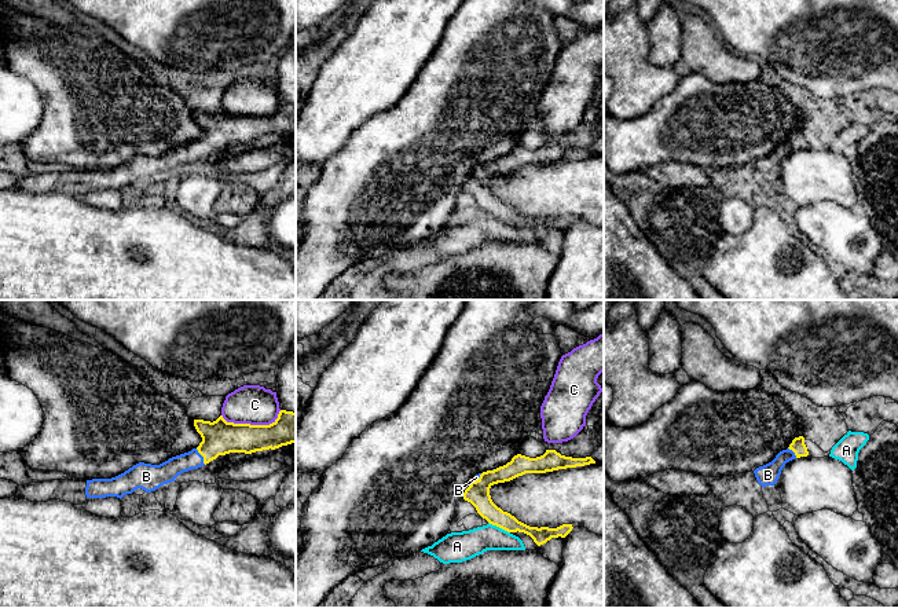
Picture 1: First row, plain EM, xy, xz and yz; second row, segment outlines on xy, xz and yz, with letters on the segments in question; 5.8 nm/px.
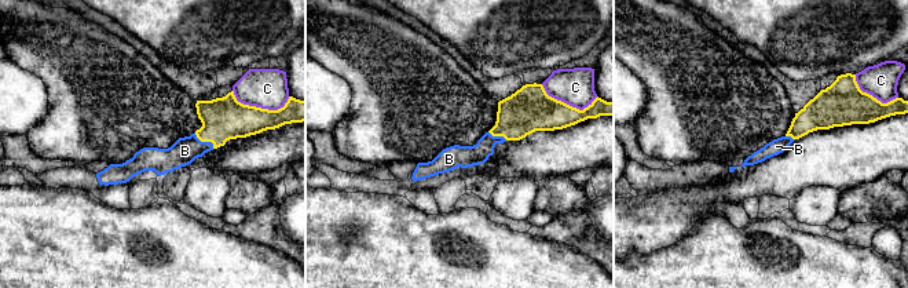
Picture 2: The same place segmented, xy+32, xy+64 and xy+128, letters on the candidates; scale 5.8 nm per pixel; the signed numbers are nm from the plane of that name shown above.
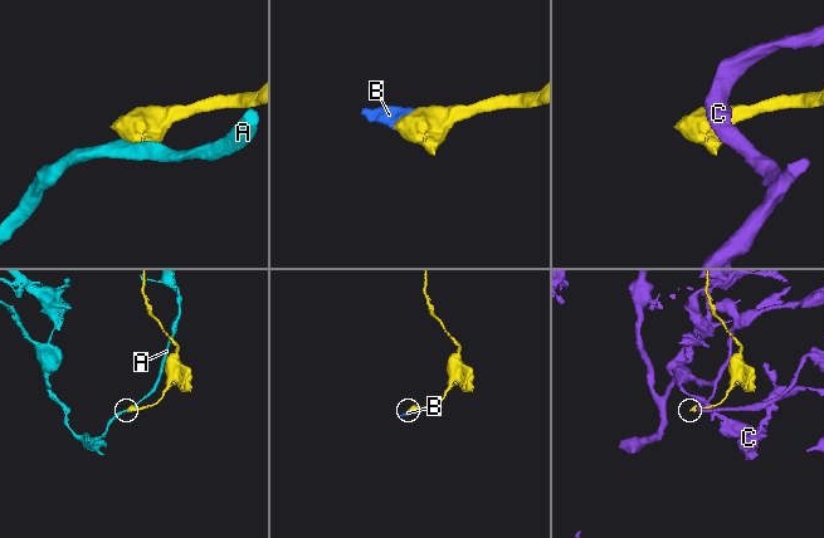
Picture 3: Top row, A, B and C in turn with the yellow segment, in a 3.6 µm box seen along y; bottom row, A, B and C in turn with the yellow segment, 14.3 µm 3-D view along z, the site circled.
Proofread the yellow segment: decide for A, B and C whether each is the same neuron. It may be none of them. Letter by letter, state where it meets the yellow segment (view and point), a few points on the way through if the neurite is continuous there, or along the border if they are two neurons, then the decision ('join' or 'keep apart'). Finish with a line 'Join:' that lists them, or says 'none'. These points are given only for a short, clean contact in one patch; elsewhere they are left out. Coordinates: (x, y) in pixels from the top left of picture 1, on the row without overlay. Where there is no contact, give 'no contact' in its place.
A: meets yellow in xz at (499, 219); border along xz (488, 213), (509, 224); keep apart
B: meets yellow in xy at (202, 147); runs through xy (219, 129), (202, 147), (178, 156), (167, 164); join
C: meets yellow in xy at (252, 117); keep apart
Join: B

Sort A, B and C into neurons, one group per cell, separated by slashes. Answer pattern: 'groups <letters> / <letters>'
groups A / B / C

